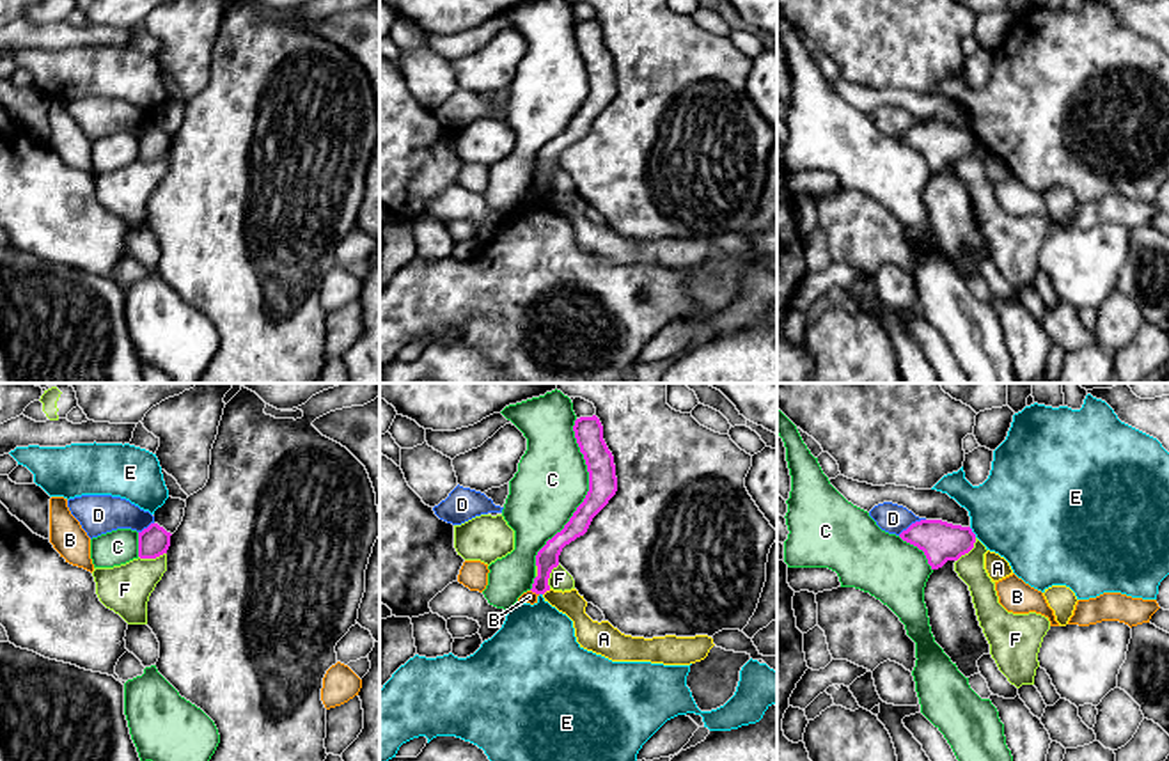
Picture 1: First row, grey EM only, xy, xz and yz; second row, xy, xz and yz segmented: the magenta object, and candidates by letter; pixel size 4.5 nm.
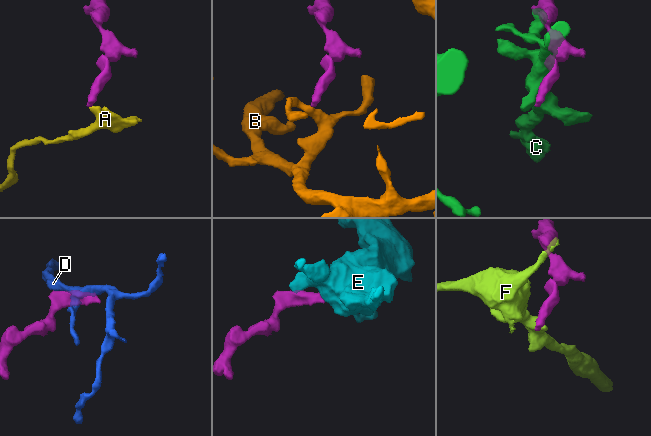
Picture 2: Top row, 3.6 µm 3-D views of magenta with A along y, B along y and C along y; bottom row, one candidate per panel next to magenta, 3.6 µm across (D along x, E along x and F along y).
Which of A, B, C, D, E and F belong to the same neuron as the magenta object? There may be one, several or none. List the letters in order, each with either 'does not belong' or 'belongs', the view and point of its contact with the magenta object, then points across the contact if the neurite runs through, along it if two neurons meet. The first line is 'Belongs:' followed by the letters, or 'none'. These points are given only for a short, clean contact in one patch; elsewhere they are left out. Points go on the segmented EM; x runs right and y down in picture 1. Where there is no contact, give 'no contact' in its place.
Belongs: none
A: does not belong; meets magenta in xz at (547, 589); border along xz (550, 589), (543, 595)
B: does not belong; meets magenta in xz at (534, 591); border along xz (531, 589), (538, 595)
C: does not belong; meets magenta in xz at (588, 494)
D: does not belong; meets magenta in yz at (912, 524)
E: does not belong; meets magenta in yz at (972, 533); border along yz (969, 527), (976, 536)
F: does not belong; meets magenta in xy at (151, 557); border along xy (165, 552), (155, 557), (139, 557)

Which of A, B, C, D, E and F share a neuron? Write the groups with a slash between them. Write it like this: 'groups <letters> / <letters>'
groups A / B / C / D / E / F

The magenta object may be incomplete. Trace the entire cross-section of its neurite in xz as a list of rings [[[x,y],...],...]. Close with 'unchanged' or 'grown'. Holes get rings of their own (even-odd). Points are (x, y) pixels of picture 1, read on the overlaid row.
[[[596,415],[580,417],[573,426],[577,443],[589,472],[589,491],[569,522],[536,555],[537,577],[532,592],[550,591],[548,578],[559,566],[559,555],[566,545],[584,536],[592,518],[608,504],[617,491],[614,456],[603,440],[603,426]]]; unchanged

